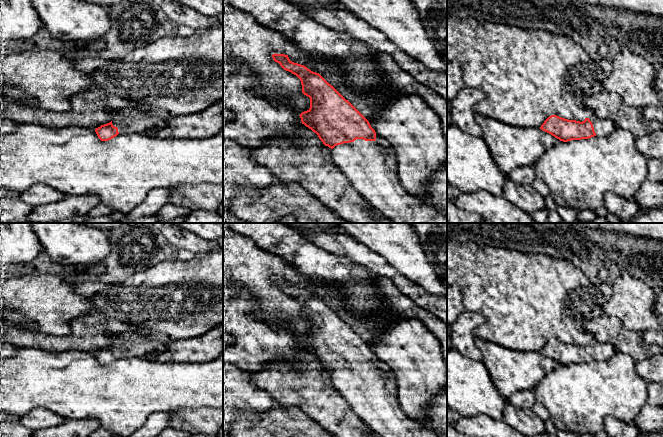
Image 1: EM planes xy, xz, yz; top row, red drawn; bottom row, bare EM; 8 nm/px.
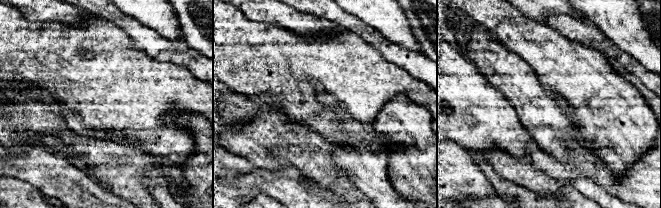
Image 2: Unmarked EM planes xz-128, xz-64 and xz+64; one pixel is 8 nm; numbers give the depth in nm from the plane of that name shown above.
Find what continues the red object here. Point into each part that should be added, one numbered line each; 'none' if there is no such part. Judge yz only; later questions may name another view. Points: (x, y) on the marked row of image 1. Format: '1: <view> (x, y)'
1: yz (602, 128)

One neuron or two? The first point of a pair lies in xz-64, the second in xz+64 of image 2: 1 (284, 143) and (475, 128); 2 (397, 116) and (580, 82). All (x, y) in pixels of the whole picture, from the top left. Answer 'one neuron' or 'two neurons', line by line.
1: two neurons
2: one neuron

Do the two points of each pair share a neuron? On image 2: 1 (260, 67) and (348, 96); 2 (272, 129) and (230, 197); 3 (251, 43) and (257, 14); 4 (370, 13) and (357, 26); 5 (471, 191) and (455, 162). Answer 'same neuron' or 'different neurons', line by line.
1: same neuron
2: different neurons
3: different neurons
4: different neurons
5: same neuron

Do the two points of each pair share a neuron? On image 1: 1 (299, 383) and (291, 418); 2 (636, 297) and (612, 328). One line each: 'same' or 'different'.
1: different
2: different

